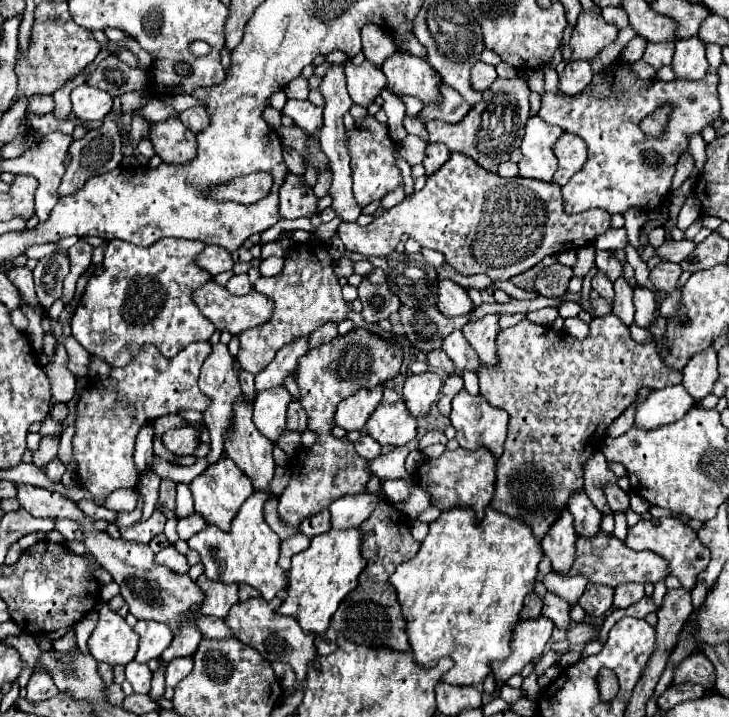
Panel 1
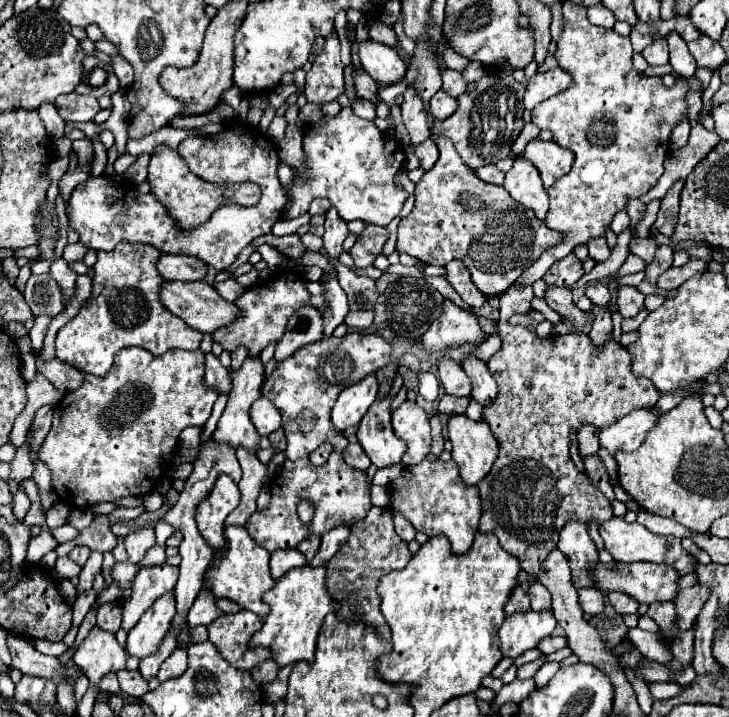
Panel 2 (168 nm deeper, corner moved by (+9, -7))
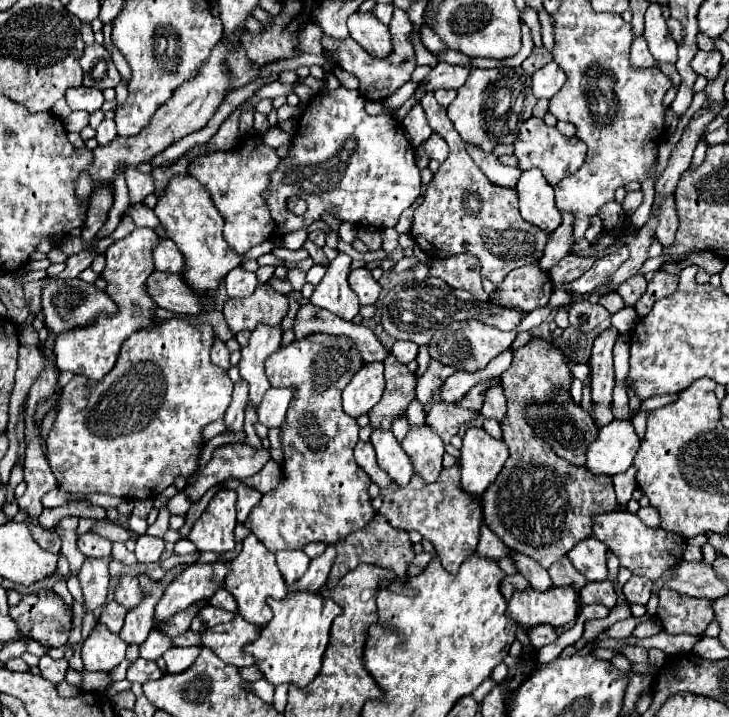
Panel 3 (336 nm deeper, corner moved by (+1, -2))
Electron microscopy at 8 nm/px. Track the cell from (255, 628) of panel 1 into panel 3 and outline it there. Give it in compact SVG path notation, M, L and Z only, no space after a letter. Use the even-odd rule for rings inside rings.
M235 614L235 618L227 624L217 624L203 632L201 644L211 648L217 656L221 656L223 662L229 662L233 666L251 666L253 656L247 654L243 648L257 640L259 630L255 624L247 622L241 614Z

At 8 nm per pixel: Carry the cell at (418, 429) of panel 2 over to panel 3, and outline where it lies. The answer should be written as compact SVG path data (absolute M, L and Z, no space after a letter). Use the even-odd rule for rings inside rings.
M421 424L409 426L407 436L401 442L403 450L411 456L415 472L425 478L425 482L435 482L441 472L441 458L445 454L445 444L435 428Z

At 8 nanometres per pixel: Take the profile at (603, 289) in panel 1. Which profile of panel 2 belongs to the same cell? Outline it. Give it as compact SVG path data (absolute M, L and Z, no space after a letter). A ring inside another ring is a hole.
M595 307L591 309L591 313L595 315L595 321L591 325L591 331L589 331L589 339L595 347L603 349L603 345L607 343L607 339L611 337L611 331L613 331L613 323L611 323L611 315L605 307Z

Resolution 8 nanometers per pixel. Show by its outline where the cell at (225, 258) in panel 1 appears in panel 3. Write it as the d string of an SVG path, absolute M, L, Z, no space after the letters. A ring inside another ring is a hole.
M165 238L157 244L157 248L153 250L153 260L155 260L155 268L161 272L185 270L185 258L179 252L179 248L175 246L175 242L169 238Z

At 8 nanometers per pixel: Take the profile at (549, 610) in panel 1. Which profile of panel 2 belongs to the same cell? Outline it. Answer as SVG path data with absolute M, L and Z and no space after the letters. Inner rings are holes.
M535 579L535 583L529 585L527 595L529 595L529 599L531 599L531 609L533 609L533 611L551 609L551 595L549 595L549 591L541 585L541 581Z

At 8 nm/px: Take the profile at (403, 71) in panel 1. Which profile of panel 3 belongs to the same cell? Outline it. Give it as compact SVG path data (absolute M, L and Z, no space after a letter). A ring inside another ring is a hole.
M371 12L351 14L349 16L349 32L355 42L359 42L367 54L373 58L387 58L393 52L391 34L385 24L381 24Z

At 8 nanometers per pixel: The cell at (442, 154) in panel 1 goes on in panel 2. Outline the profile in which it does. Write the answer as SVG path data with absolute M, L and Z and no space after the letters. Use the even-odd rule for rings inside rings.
M427 139L427 141L421 143L421 145L415 145L415 147L413 147L413 153L415 153L415 157L419 159L419 163L421 163L421 167L423 167L425 171L429 171L429 169L435 165L437 157L439 157L439 151L437 151L437 145L435 145L433 139Z

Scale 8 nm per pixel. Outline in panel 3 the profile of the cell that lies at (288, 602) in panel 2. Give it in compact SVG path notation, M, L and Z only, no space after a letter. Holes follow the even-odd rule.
M309 590L289 592L283 600L269 598L269 606L273 610L271 622L261 628L261 636L245 646L245 650L255 656L255 664L273 686L281 682L307 686L321 670L329 642L329 628L333 618L341 614L341 606L337 606L331 598L323 598L319 592L311 594Z

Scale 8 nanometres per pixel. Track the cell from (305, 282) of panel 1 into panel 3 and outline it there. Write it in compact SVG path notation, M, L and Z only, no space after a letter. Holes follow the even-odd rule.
M259 284L247 298L229 298L223 314L233 334L255 330L257 324L277 326L289 310L289 298L277 294L269 284Z

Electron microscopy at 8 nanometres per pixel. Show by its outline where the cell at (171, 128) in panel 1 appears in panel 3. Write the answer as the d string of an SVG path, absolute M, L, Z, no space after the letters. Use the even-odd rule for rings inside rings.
M191 174L171 176L167 188L157 198L155 214L159 222L165 226L167 236L179 246L181 254L185 256L187 264L183 276L187 278L189 286L193 286L193 290L199 290L199 294L207 296L209 292L213 292L219 280L225 278L229 270L241 264L241 256L235 254L223 240L223 218L217 212L207 188Z

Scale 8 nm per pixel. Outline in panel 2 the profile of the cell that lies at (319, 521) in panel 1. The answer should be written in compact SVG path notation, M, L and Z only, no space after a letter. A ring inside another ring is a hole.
M313 535L313 537L305 539L305 541L301 541L301 543L297 545L297 549L305 555L305 559L307 559L307 561L311 561L311 559L315 557L317 549L319 549L319 537L317 537L317 535Z

